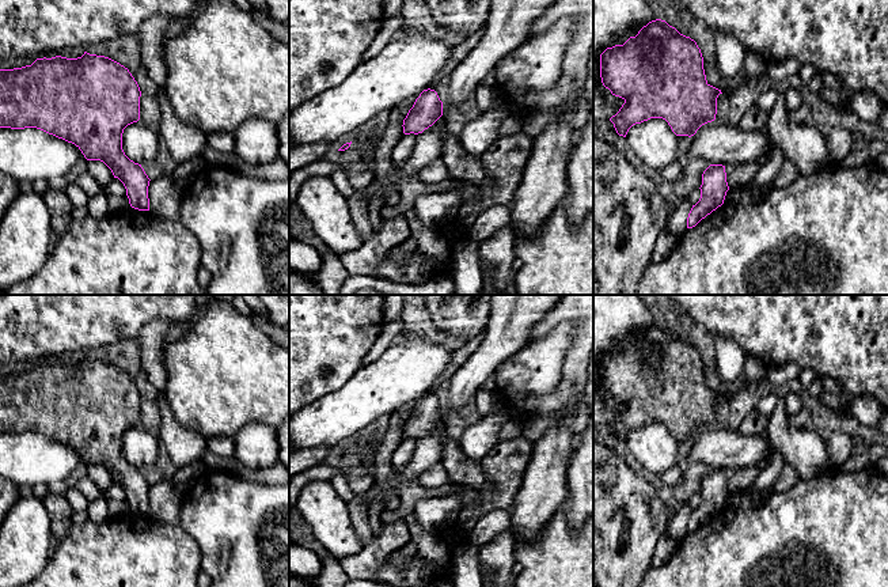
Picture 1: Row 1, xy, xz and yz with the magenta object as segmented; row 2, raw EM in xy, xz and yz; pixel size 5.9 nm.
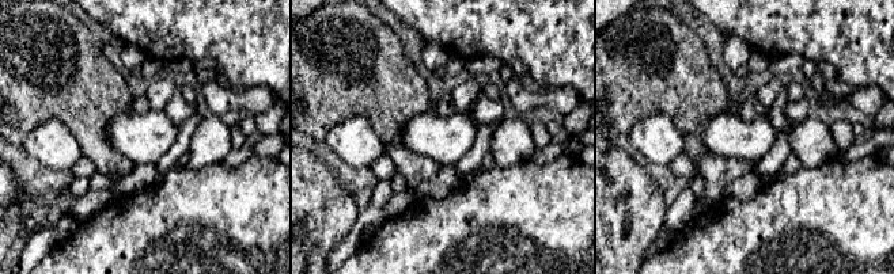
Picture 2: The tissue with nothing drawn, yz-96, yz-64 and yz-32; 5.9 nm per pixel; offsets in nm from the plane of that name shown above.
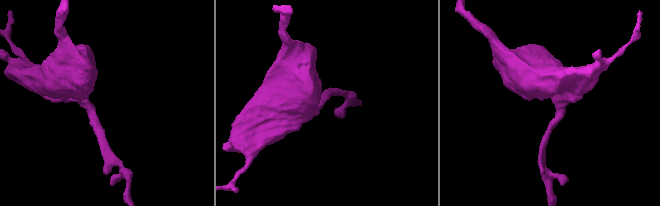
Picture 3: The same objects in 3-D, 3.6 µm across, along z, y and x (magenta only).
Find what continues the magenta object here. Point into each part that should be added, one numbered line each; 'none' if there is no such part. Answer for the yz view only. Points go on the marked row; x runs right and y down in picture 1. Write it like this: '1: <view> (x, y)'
1: yz (736, 174)

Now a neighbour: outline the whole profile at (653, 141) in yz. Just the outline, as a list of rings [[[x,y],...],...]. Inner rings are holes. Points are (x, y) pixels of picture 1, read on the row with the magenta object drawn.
[[[663,118],[633,125],[626,140],[634,155],[653,170],[659,171],[679,158],[678,136]]]

